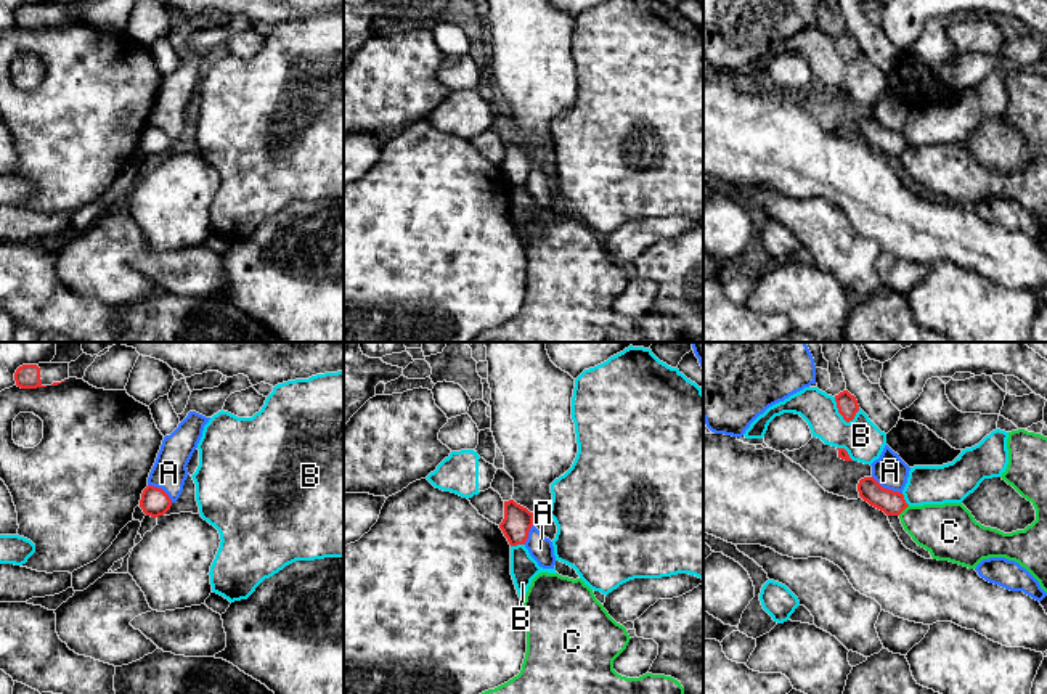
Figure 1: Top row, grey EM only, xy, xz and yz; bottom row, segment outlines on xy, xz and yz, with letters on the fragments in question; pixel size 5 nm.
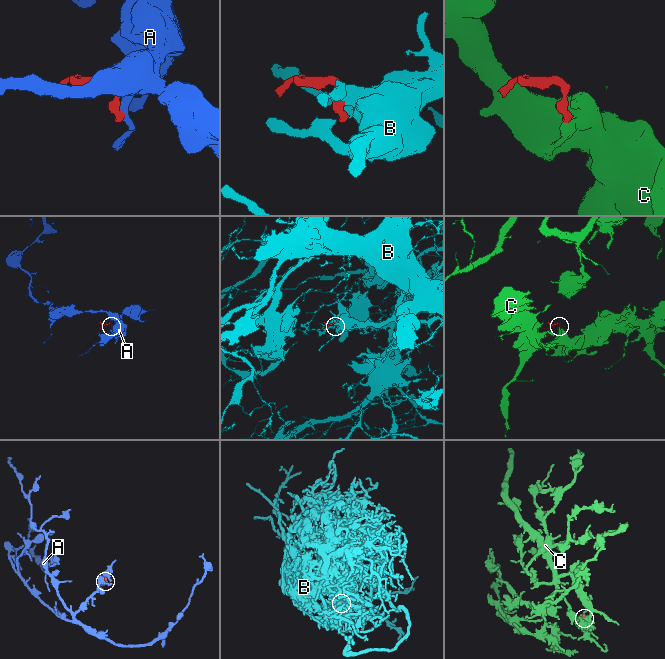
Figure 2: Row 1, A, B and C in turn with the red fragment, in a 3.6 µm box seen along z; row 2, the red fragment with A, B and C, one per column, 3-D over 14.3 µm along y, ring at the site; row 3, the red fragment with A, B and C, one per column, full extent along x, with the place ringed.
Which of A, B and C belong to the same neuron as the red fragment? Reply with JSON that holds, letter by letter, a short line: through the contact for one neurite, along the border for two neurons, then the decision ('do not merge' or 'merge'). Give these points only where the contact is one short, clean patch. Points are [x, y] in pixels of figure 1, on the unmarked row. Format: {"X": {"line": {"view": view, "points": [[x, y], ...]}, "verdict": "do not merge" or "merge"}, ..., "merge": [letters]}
{"A": {"line": {"view": "yz", "points": [[872, 116], [884, 127], [901, 134]]}, "verdict": "do not merge"}, "B": {"verdict": "do not merge"}, "C": {"line": {"view": "yz", "points": [[908, 145], [898, 155]]}, "verdict": "do not merge"}, "merge": []}

